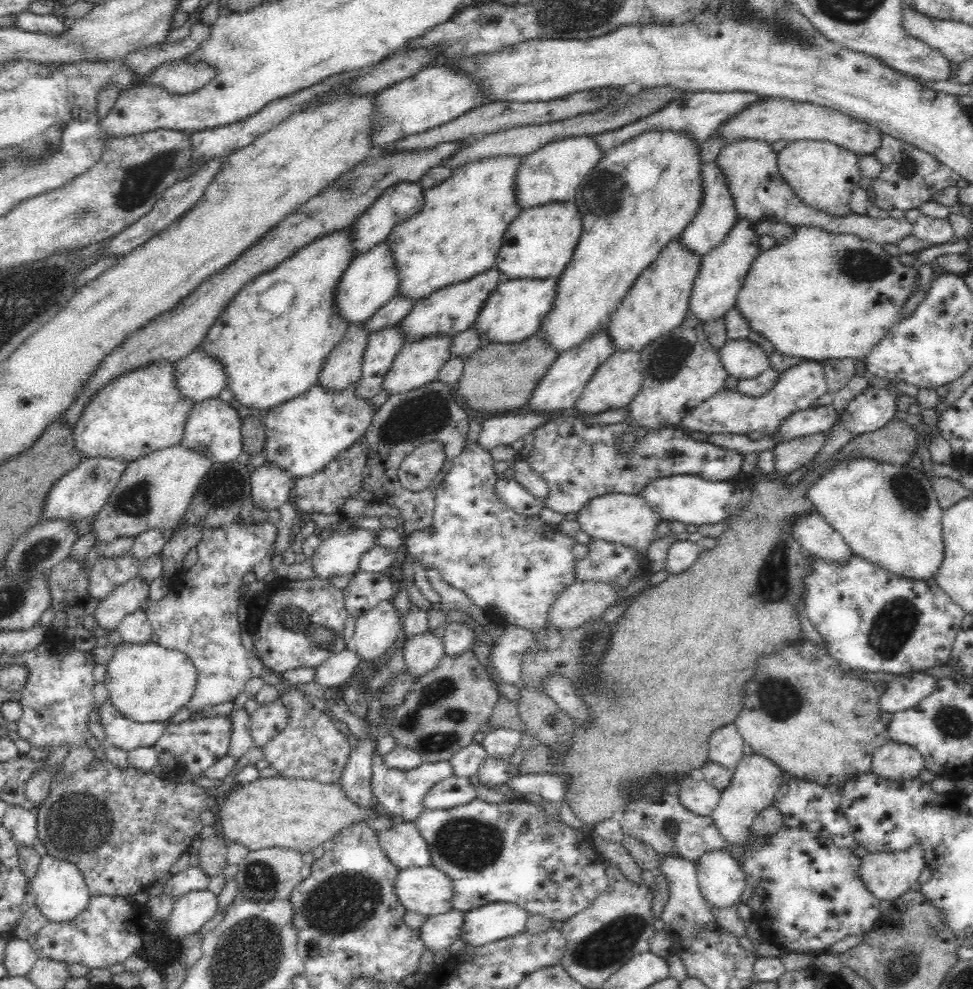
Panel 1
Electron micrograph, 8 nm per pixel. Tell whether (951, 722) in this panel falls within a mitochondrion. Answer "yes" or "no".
yes

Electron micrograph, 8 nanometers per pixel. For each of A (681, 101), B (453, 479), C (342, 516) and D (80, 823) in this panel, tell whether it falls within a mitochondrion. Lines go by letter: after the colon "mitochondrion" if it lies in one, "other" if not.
A: other
B: other
C: other
D: mitochondrion

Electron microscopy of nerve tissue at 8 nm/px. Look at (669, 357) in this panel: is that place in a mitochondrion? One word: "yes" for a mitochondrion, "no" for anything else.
yes

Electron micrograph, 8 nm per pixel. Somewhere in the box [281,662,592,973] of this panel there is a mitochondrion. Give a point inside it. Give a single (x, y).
(342, 903)

